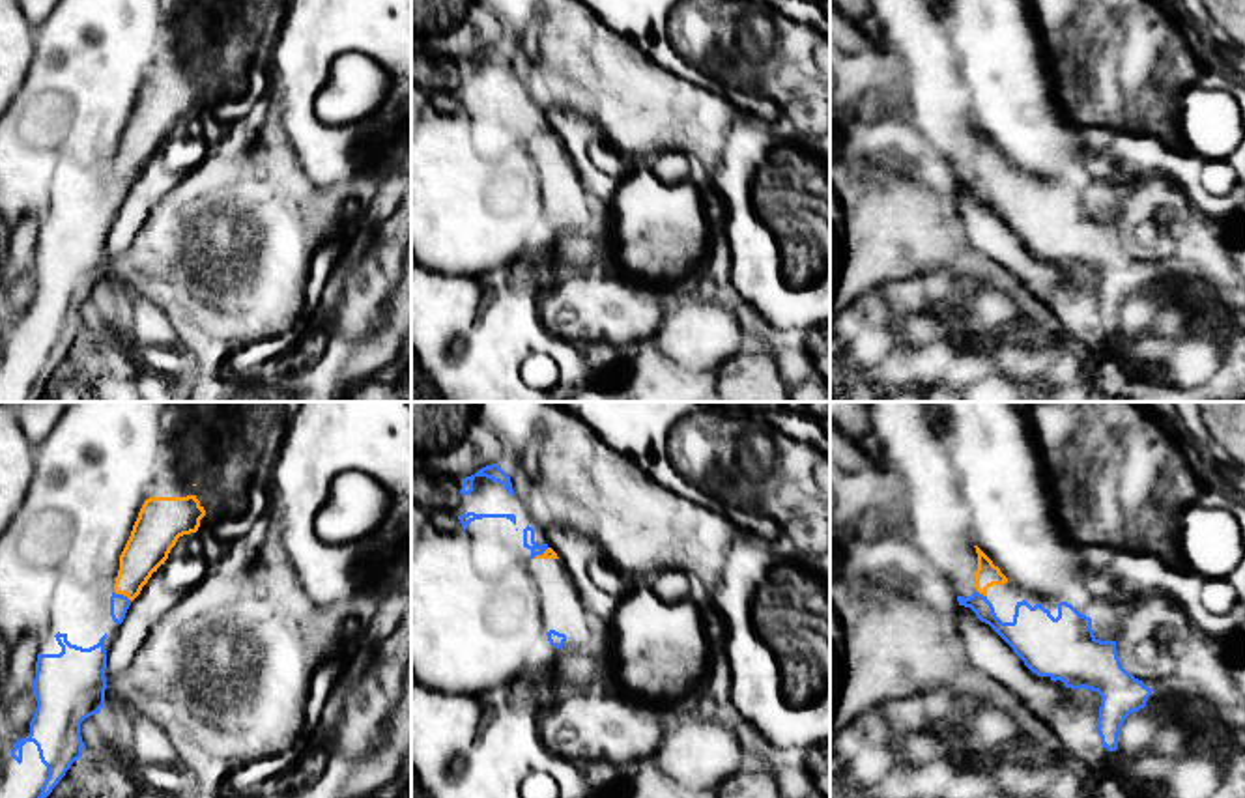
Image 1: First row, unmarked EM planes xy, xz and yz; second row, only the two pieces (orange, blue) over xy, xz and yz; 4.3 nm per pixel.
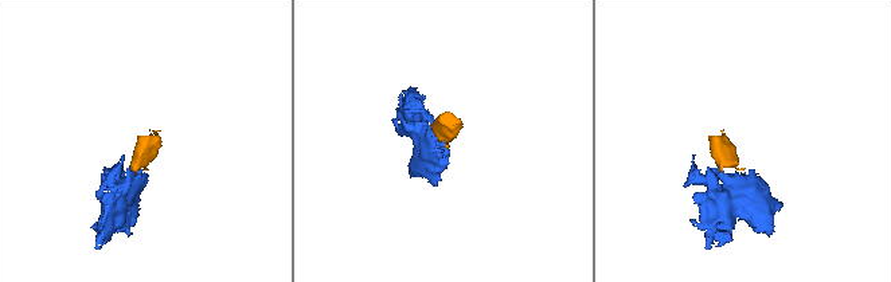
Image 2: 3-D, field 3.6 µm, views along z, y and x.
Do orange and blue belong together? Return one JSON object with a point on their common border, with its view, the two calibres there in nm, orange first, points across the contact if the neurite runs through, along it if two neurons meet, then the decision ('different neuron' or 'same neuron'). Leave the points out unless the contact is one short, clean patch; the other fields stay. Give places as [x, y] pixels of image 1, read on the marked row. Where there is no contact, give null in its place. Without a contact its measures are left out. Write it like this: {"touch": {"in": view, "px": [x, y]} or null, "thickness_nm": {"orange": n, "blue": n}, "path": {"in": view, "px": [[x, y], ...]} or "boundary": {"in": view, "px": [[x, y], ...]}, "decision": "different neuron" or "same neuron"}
{"touch": {"in": "xy", "px": [124, 595]}, "thickness_nm": {"orange": 190, "blue": 80}, "path": {"in": "xy", "px": [[148, 546], [124, 595], [118, 602]]}, "decision": "same neuron"}

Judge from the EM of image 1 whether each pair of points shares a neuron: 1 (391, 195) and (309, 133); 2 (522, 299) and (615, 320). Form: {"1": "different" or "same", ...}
{"1": "different", "2": "different"}

